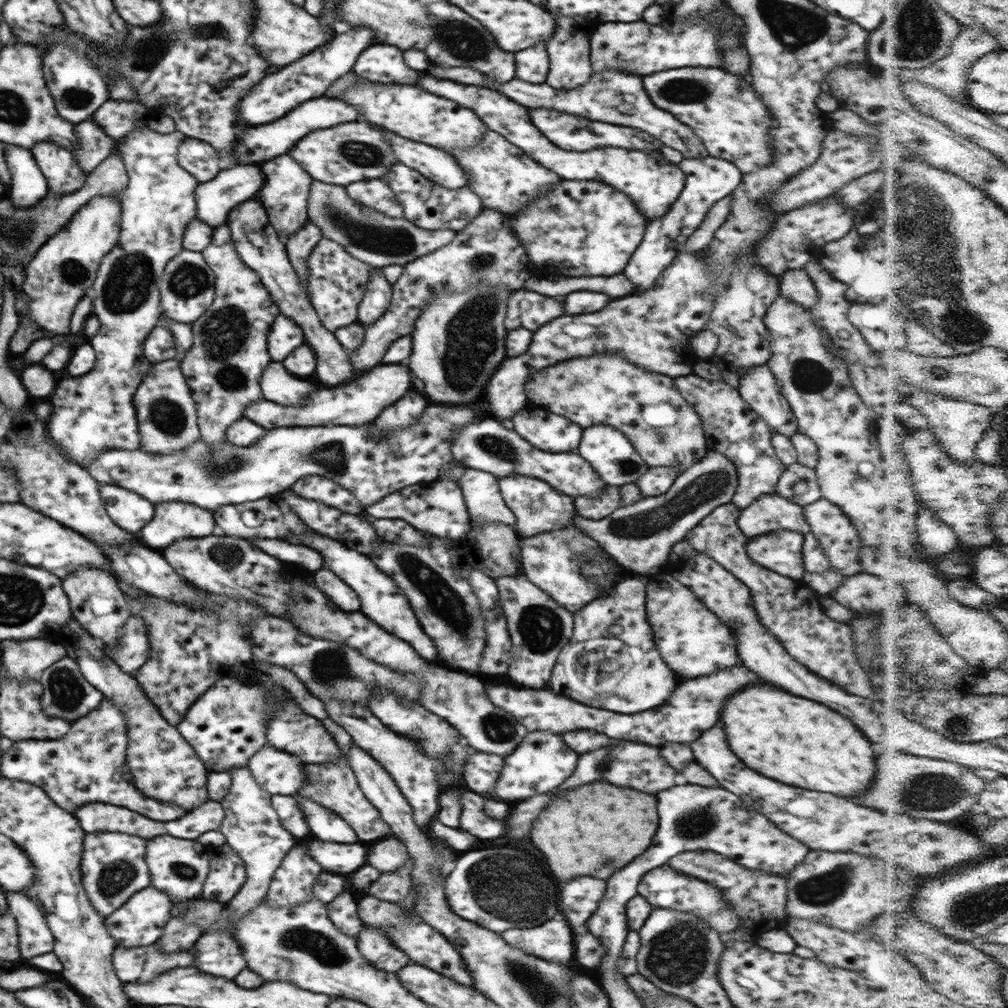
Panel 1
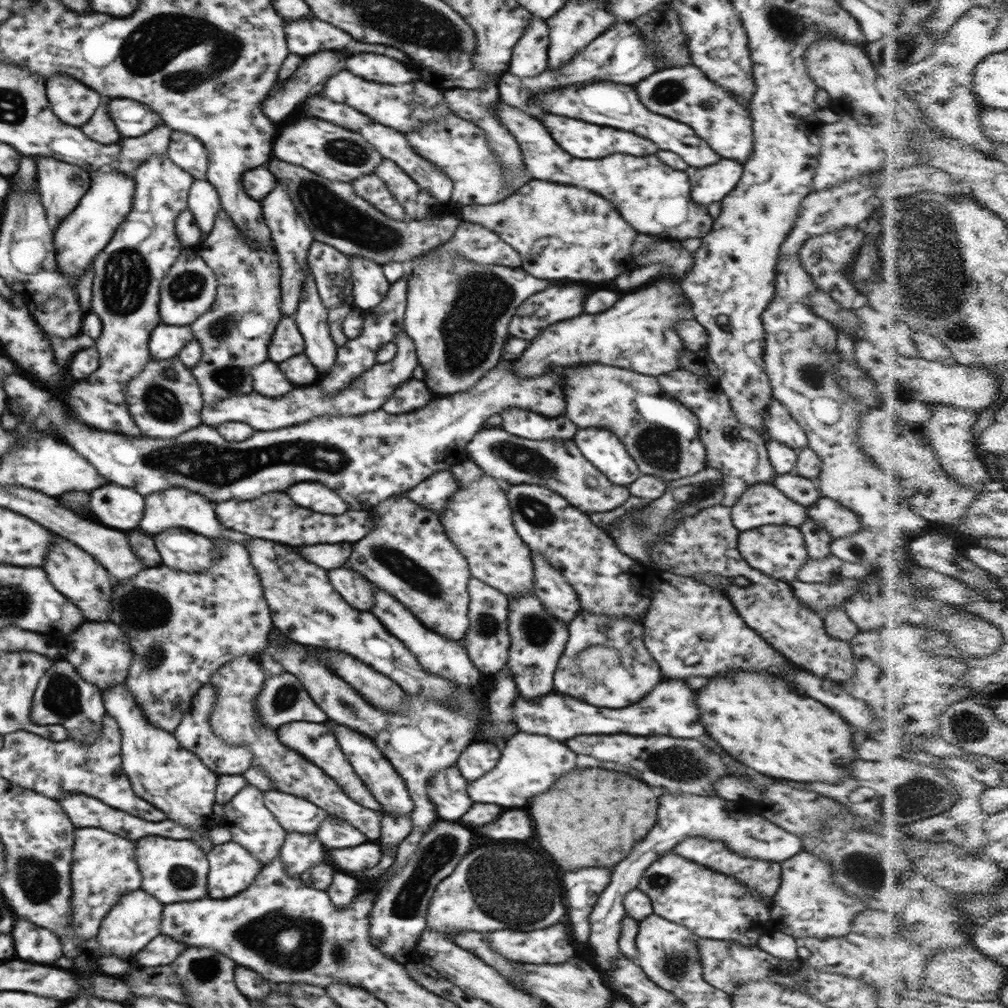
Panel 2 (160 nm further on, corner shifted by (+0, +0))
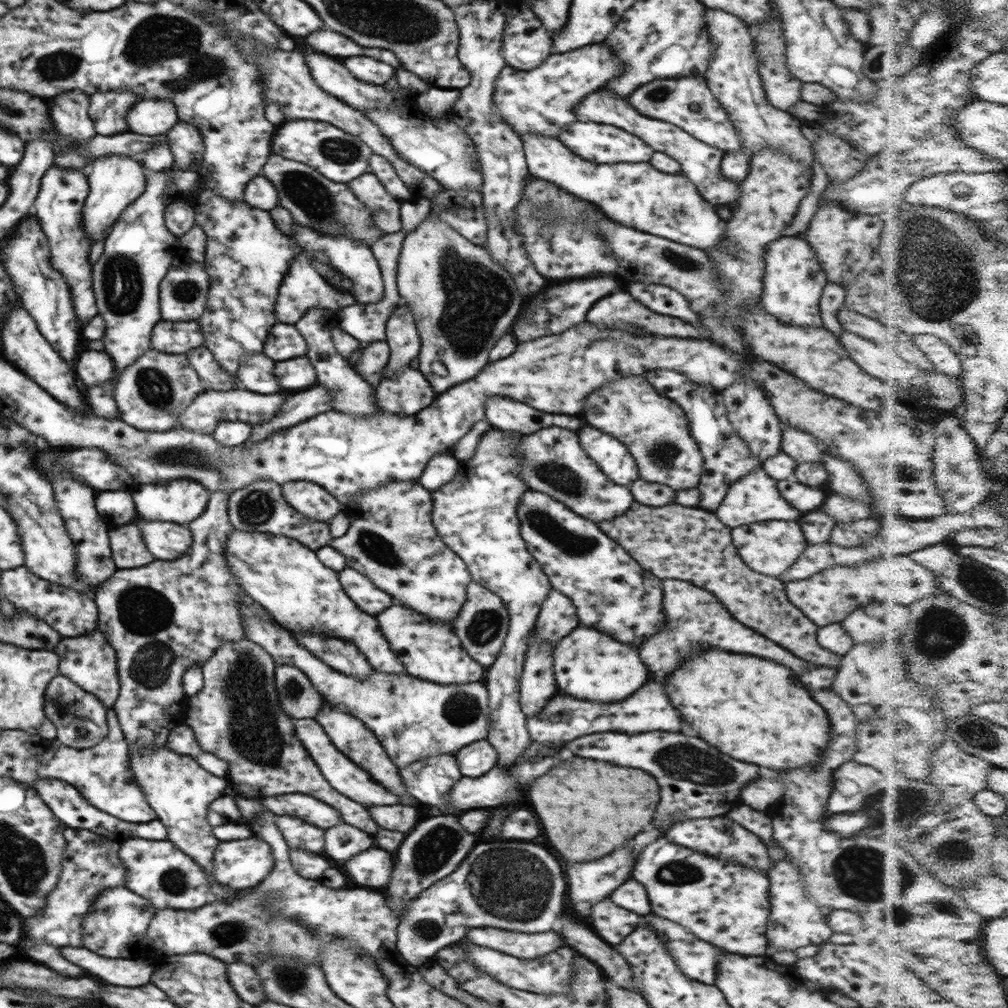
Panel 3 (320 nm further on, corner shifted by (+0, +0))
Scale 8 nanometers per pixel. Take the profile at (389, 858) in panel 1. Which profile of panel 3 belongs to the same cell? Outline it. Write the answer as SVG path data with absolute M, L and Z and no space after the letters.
M400 803L392 806L366 806L371 814L372 820L382 829L398 830L408 834L420 821L420 807L402 805Z

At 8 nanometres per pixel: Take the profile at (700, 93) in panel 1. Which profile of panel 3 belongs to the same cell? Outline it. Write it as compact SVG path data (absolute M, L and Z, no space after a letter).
M690 75L688 78L678 80L653 80L640 86L636 92L632 92L628 96L628 102L632 102L632 106L640 114L679 126L694 138L726 153L745 150L731 119L716 97L712 96L712 91L702 76Z

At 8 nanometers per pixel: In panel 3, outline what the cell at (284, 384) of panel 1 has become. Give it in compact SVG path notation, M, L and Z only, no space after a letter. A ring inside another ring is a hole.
M247 354L247 356L248 358L243 358L240 362L240 368L237 370L240 387L258 394L278 392L280 386L278 386L278 378L274 376L274 362L264 354ZM258 380L260 386L254 386Z

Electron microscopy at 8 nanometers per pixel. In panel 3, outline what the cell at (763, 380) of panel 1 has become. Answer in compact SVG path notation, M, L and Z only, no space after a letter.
M782 424L781 451L793 458L797 464L802 462L821 462L822 451L814 438L807 432L802 432L795 426Z

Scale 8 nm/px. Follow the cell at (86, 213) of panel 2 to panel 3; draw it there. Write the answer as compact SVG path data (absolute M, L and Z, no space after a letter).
M122 155L101 156L94 159L86 172L89 193L83 206L83 227L91 240L91 244L104 234L108 234L111 226L146 188L146 172L144 165L136 157Z

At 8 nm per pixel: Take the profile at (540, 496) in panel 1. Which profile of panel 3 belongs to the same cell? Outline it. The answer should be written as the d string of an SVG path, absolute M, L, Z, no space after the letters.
M527 490L516 509L520 519L521 537L528 552L539 562L550 584L565 594L577 607L579 624L599 630L618 642L639 647L645 638L665 628L667 622L663 613L663 588L661 578L642 568L617 541L612 540L594 522L580 517L564 503L550 498L546 493Z

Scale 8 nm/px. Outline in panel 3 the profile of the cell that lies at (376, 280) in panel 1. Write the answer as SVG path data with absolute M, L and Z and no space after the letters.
M298 224L294 226L293 234L295 242L301 248L311 253L316 250L325 252L331 266L353 280L350 293L357 300L359 306L370 306L370 304L378 302L383 297L385 286L383 285L381 268L368 245L365 246L360 241L352 240L346 233L327 235Z

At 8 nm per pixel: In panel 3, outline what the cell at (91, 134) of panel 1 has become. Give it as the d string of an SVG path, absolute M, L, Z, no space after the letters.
M114 89L89 95L89 115L92 122L94 122L97 134L112 136L128 131L126 115L129 108L132 108L141 99L140 95L133 93L133 90L130 89Z

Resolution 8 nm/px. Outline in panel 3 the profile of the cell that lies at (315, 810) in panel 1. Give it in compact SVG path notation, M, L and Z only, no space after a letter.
M338 823L324 831L325 844L322 854L330 856L336 862L346 862L352 856L368 850L374 846L374 838L354 826L346 823Z

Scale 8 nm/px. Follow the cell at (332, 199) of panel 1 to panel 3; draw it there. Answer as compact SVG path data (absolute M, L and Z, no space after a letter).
M271 154L271 156L267 158L261 170L261 176L270 180L276 187L279 204L290 211L296 224L327 235L346 233L352 240L360 241L370 248L374 242L382 238L382 235L386 235L385 232L378 230L373 225L370 211L364 206L363 202L360 202L356 198L356 195L350 190L350 187L346 183L332 182L332 180L324 178L318 173L319 172L316 172L314 168L307 164L296 162L296 160L290 160L280 155L276 156L276 154Z

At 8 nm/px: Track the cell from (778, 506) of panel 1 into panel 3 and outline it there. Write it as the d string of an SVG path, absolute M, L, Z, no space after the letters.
M762 468L756 469L732 483L717 509L714 511L714 515L718 517L720 522L732 529L740 525L776 520L798 521L803 515L795 508L792 508L787 500L784 500L783 495L777 489L777 480L770 478Z

